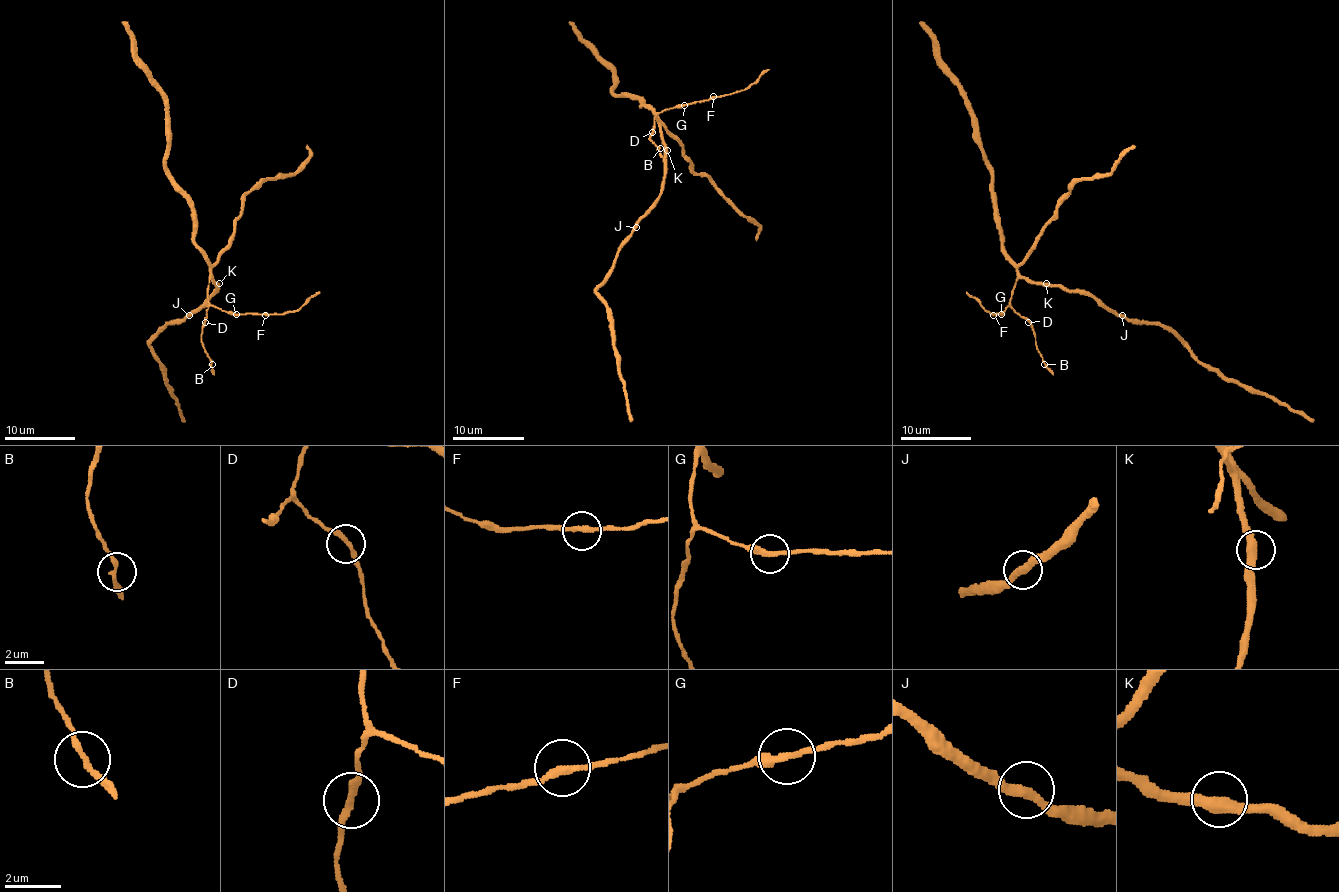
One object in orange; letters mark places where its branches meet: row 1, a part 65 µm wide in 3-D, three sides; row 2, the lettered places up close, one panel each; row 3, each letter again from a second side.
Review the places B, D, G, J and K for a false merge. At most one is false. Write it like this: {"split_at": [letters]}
{"split_at": []}

